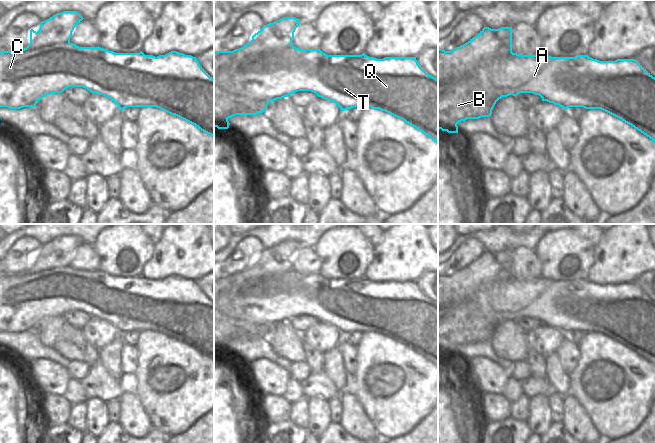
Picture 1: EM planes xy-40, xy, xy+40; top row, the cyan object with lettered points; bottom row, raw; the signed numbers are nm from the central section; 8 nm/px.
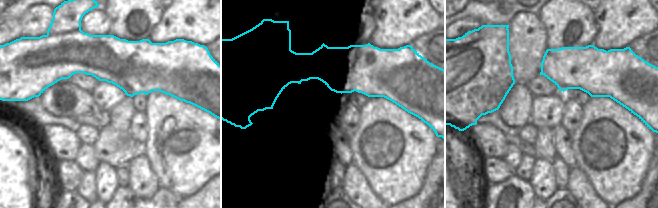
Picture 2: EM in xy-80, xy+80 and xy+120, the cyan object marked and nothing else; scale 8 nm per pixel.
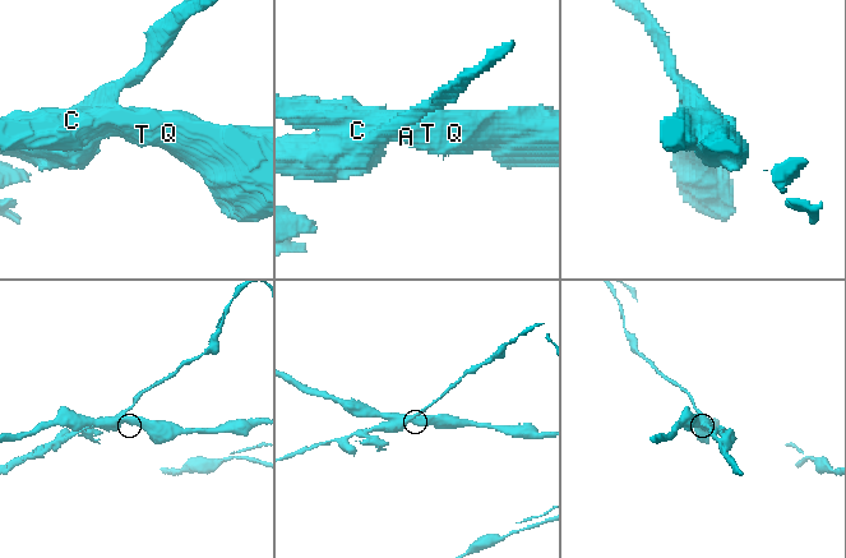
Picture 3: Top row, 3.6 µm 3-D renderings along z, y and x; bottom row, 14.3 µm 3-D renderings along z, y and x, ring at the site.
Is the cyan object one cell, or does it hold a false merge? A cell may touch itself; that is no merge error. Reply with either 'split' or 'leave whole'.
split

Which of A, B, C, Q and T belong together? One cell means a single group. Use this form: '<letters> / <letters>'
A C Q T / B

